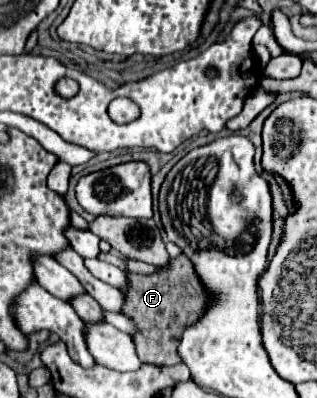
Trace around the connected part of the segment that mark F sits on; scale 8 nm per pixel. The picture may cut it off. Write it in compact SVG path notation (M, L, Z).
M182 254L176 260L170 260L170 264L160 274L142 276L132 272L128 278L130 288L124 292L126 304L122 314L130 316L138 326L138 334L134 336L138 358L142 362L162 366L180 364L182 358L178 356L178 340L182 338L182 332L194 324L194 320L202 318L202 312L210 302L210 292L206 292L206 286L202 280L198 280L194 264L190 264L190 260Z

